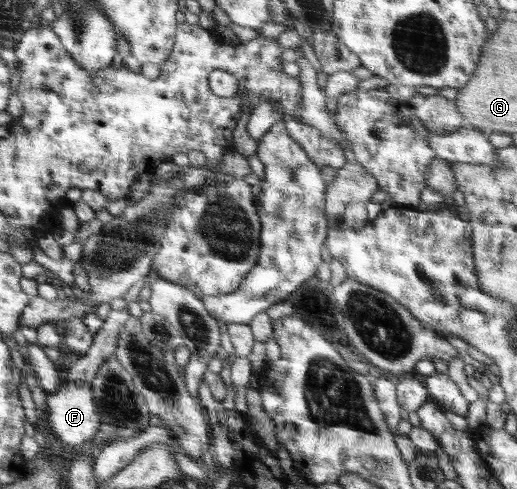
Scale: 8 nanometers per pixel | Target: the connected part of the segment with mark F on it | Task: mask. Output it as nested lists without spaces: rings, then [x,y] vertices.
[[[91,382],[63,383],[56,393],[47,396],[46,421],[53,434],[67,448],[80,447],[100,431],[100,414],[94,401]]]

